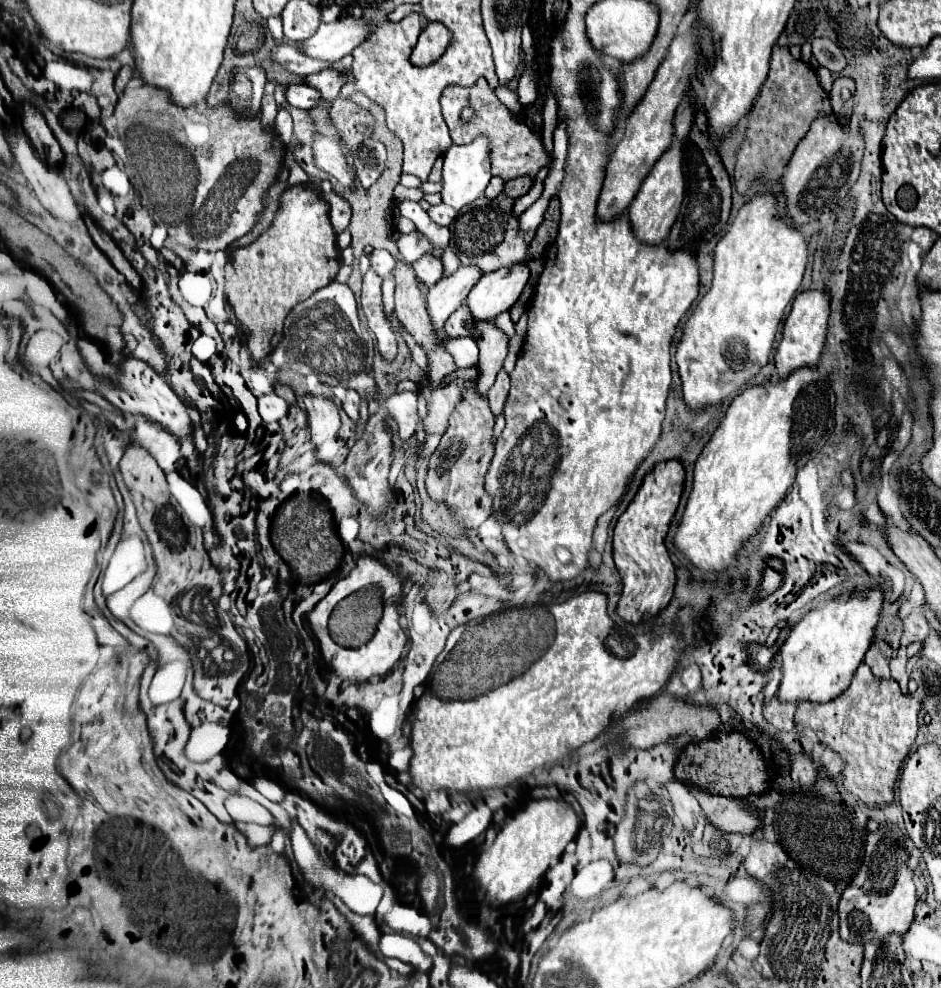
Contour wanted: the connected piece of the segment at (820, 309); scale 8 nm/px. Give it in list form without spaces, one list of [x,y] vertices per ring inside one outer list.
[[[808,289],[794,299],[792,311],[784,323],[782,341],[776,351],[776,375],[778,377],[790,375],[798,367],[818,363],[822,347],[826,343],[828,319],[830,319],[830,291],[828,289],[826,291],[824,289]]]

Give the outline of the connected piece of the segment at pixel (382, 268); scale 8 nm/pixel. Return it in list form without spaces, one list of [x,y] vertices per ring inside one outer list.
[[[374,249],[370,255],[370,263],[372,269],[380,275],[380,277],[388,277],[396,265],[396,257],[392,257],[386,249]]]

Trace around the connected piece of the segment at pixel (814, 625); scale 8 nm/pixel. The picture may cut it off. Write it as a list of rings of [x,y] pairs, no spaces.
[[[882,587],[864,589],[850,593],[846,599],[826,601],[812,607],[800,623],[794,625],[786,643],[780,647],[782,657],[782,683],[778,689],[780,701],[830,701],[838,697],[848,685],[862,663],[872,639],[876,625],[882,615],[884,591]]]

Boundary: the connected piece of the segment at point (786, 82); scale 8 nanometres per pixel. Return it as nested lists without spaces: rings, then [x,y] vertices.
[[[788,47],[774,49],[768,79],[760,89],[754,109],[750,111],[744,141],[736,151],[736,189],[748,197],[756,187],[756,177],[764,175],[768,179],[778,179],[784,173],[798,141],[808,133],[810,123],[822,113],[830,113],[830,95],[820,87],[816,71],[808,63],[794,59]]]

